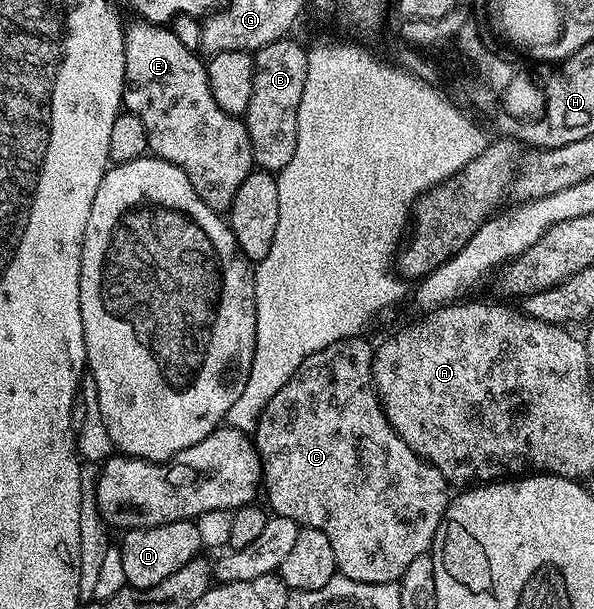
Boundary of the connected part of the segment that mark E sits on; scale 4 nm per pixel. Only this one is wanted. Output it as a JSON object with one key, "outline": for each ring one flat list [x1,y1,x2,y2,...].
{"outline":[[137,22,125,34,123,104,143,122,149,139,149,152,160,160,179,166,179,170,187,174,191,186,195,186,195,194,199,194,199,198,203,198,211,210,225,214,235,198,235,190,243,186,243,178,254,171,253,147,244,119,227,114,227,110,223,110,223,106,219,106,215,100,215,94,211,92,209,69,206,61,201,58,198,53,187,50,179,38,175,38,172,27]]}

